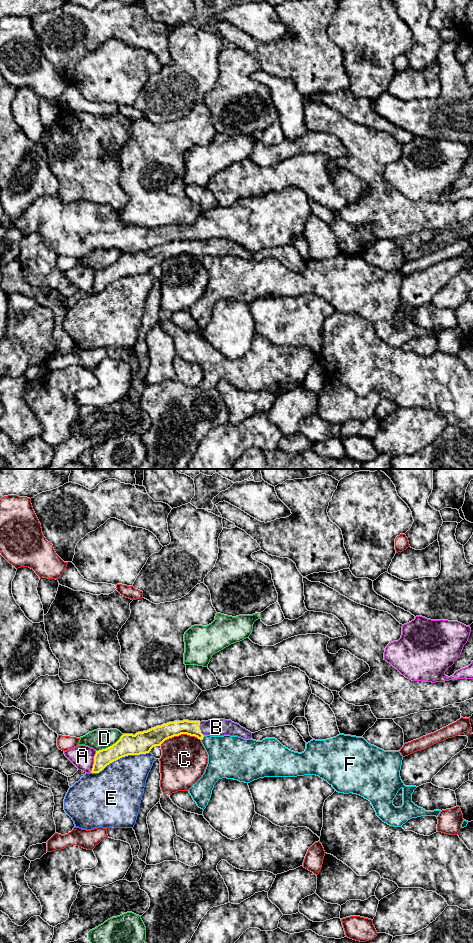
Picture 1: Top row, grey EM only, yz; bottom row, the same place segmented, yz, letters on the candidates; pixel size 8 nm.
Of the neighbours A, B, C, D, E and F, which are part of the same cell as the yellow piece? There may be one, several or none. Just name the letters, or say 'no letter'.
B

